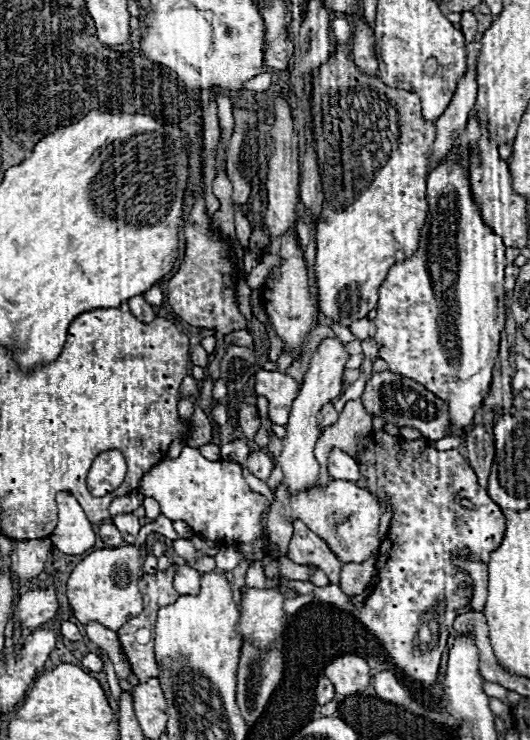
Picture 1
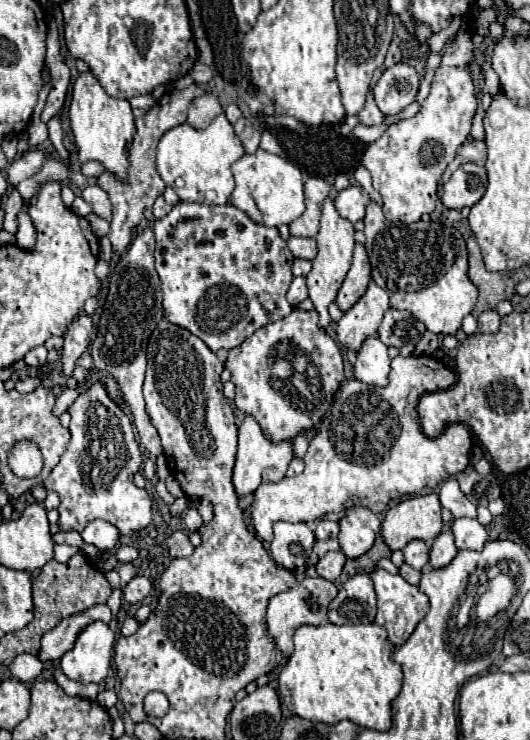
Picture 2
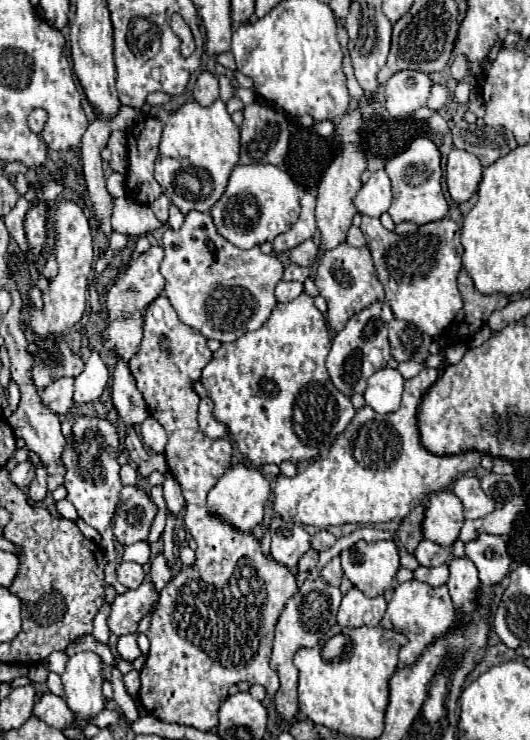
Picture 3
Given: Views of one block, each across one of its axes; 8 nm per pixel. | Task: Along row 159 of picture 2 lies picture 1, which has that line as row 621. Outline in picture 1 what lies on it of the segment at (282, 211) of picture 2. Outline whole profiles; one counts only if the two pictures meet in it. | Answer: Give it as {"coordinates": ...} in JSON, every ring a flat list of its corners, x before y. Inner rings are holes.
{"coordinates":[[248,588,242,592,244,600,240,606,238,632,242,638,250,638,256,648,268,648,272,642,278,642,286,628,284,618,284,594,278,588,258,590]]}

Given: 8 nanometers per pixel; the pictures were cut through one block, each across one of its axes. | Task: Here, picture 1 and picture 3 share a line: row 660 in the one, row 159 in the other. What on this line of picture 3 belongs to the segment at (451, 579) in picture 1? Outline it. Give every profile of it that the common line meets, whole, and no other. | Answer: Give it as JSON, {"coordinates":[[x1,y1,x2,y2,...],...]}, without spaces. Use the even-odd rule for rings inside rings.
{"coordinates":[[418,136,404,154,392,158,386,164,386,172,392,180,392,192,394,192,394,200,388,210,394,224,414,222,414,224,422,226,428,222,436,222,448,214,448,202,444,198,442,186,440,186,440,182,442,182,440,152,430,138]]}

